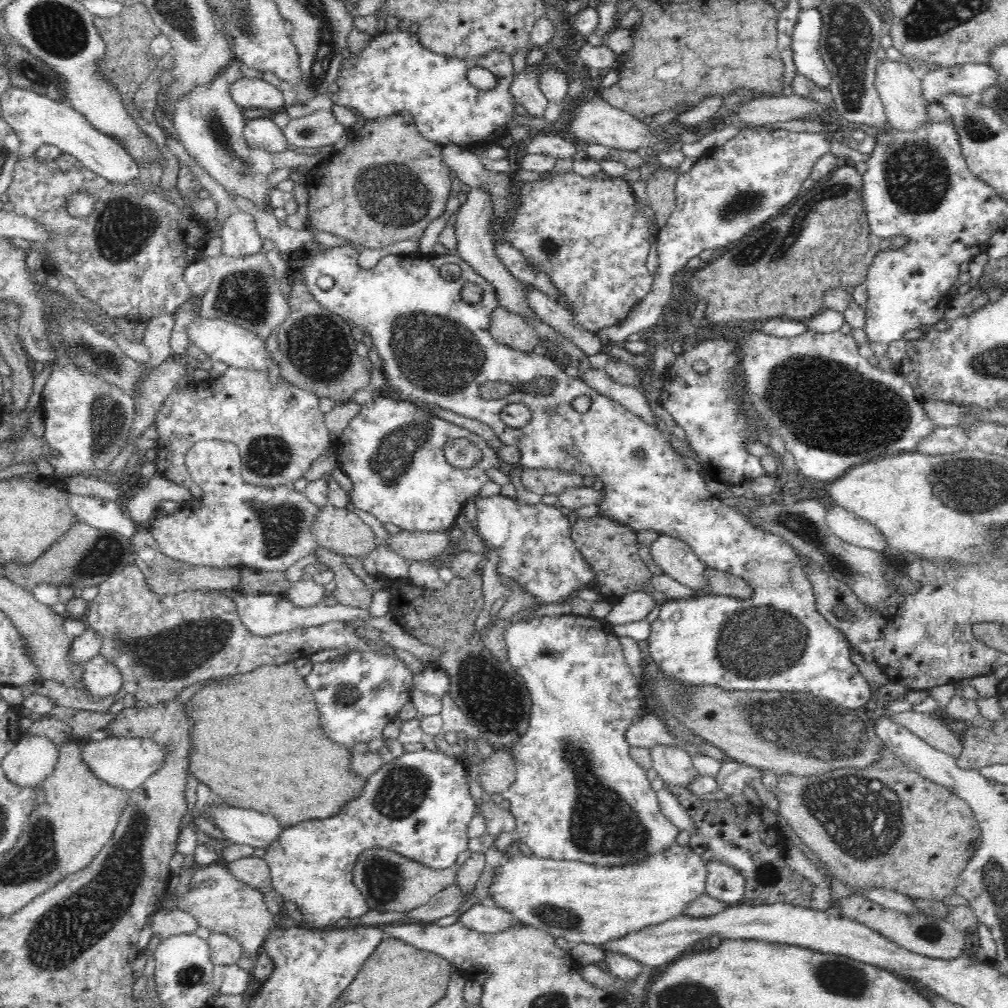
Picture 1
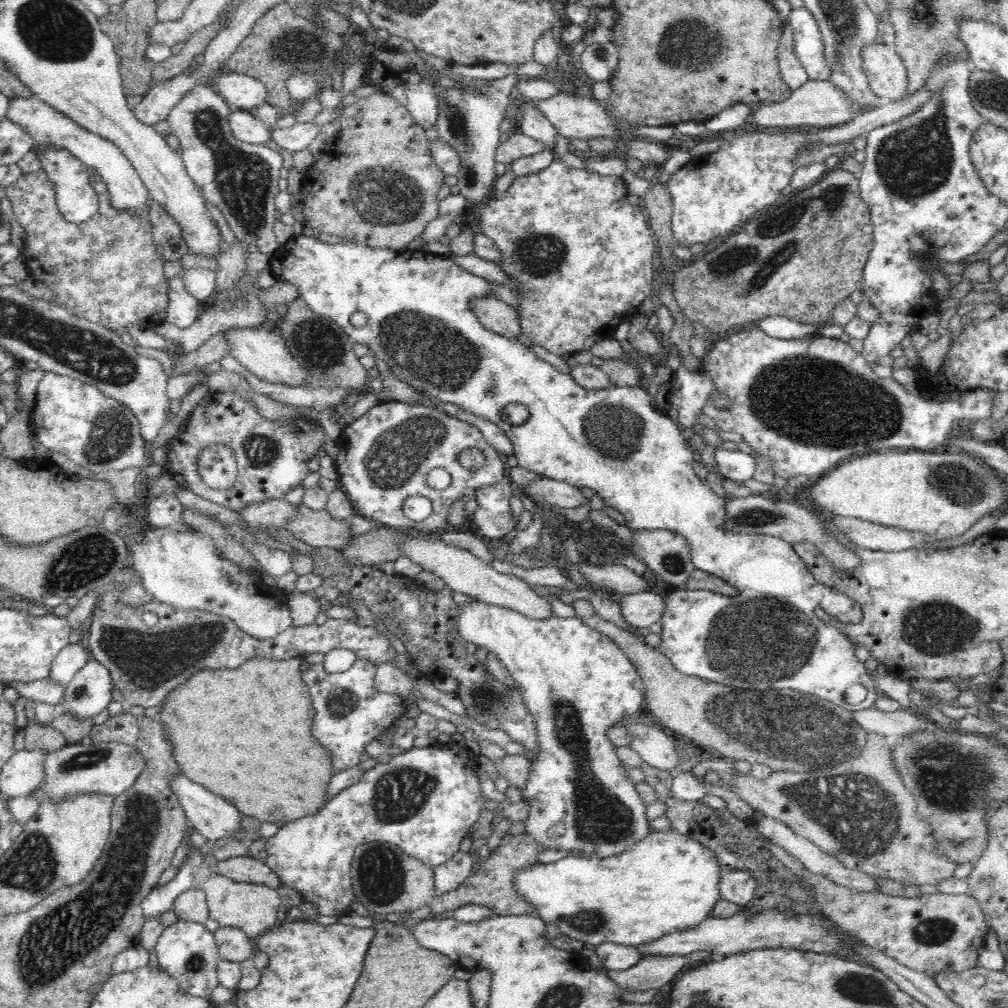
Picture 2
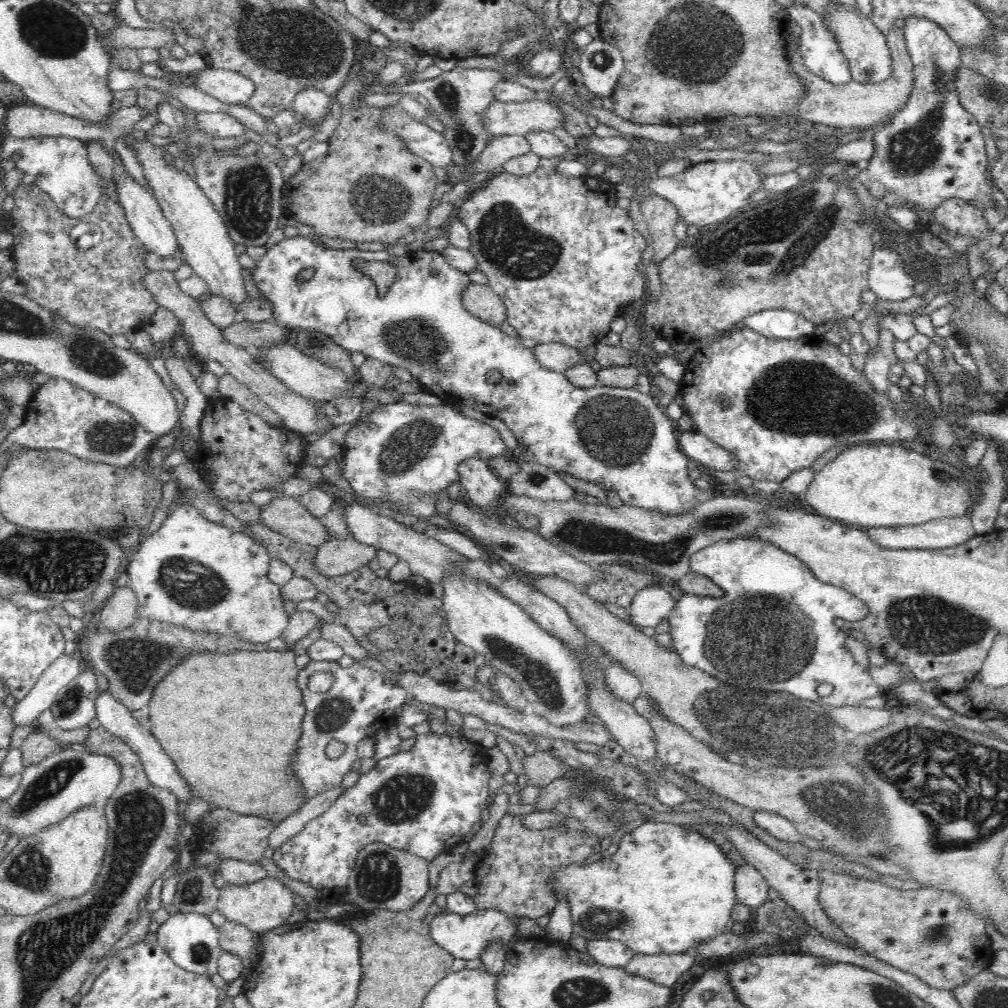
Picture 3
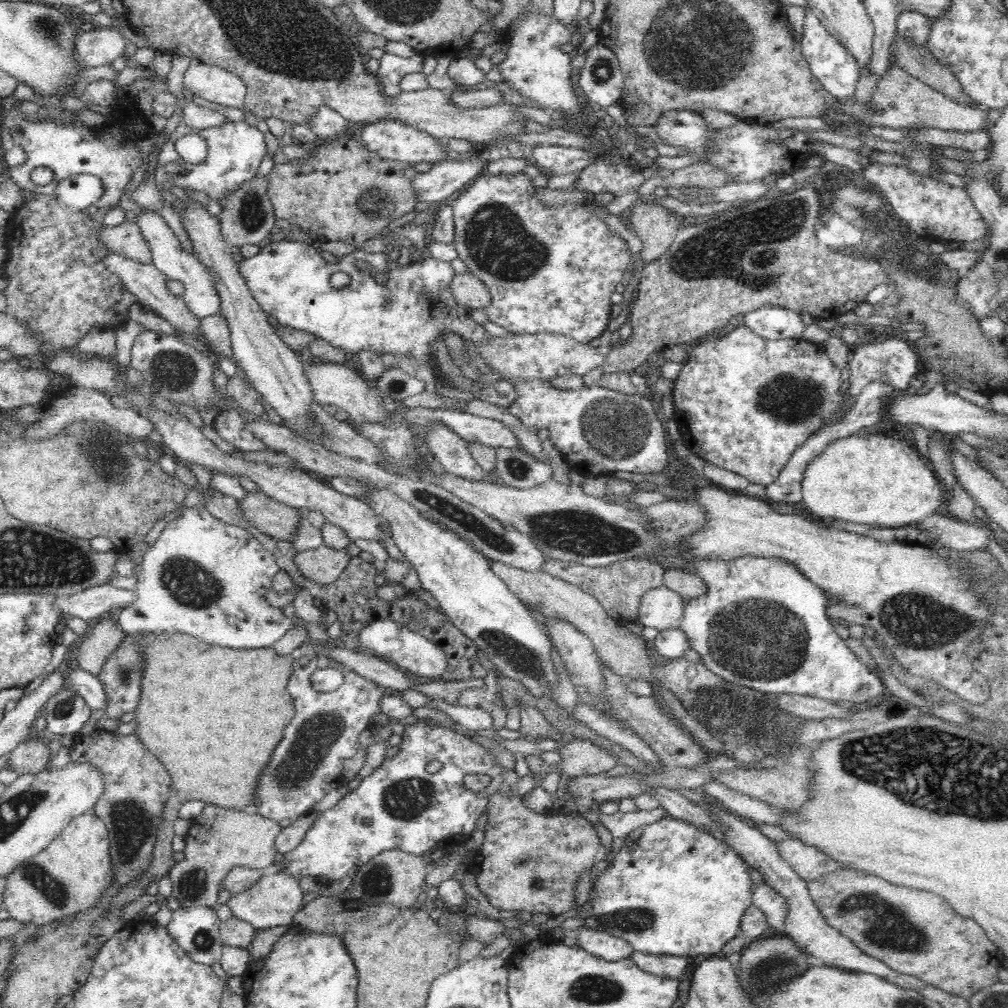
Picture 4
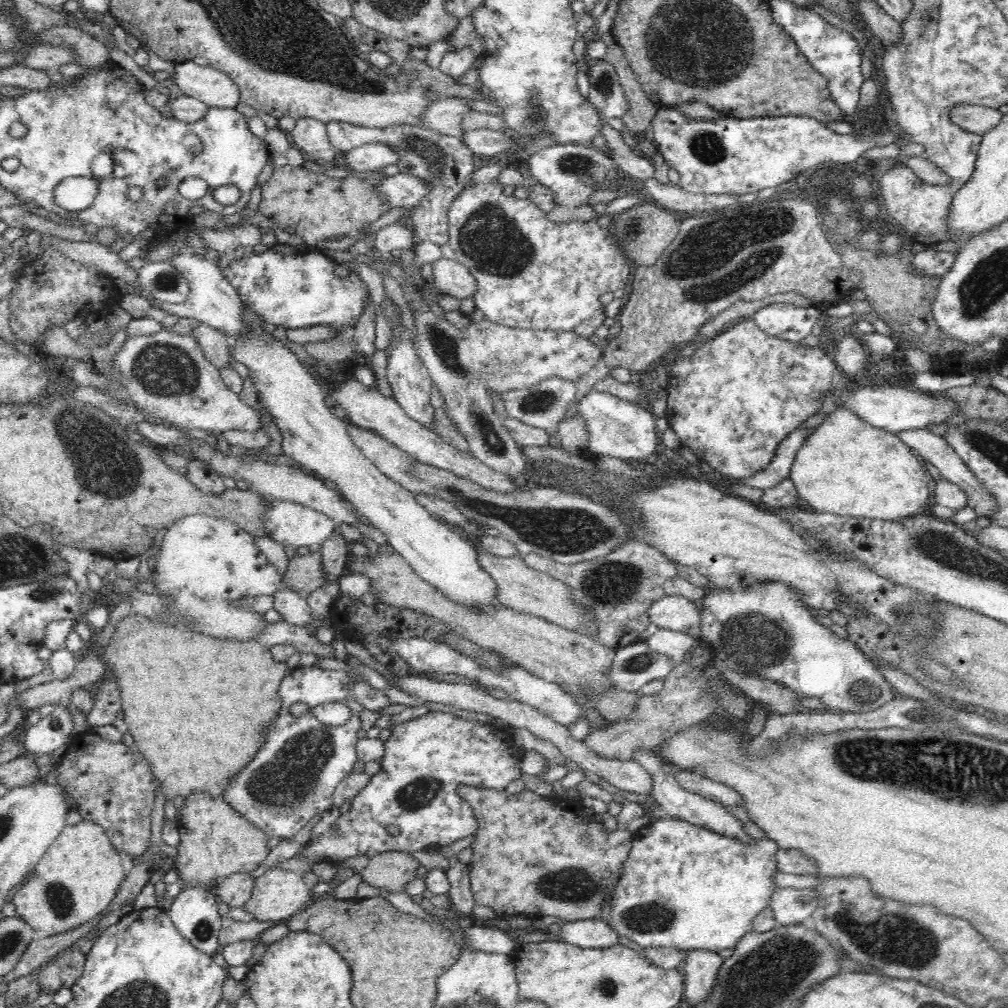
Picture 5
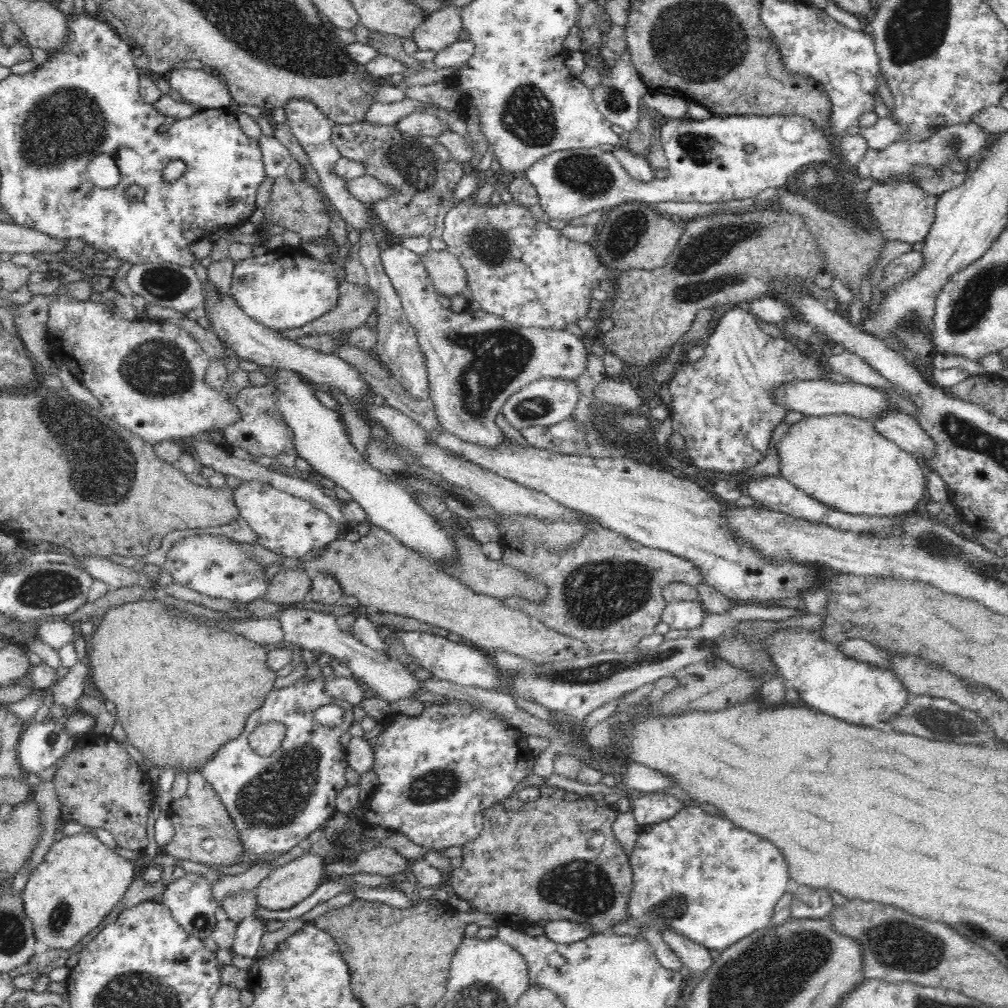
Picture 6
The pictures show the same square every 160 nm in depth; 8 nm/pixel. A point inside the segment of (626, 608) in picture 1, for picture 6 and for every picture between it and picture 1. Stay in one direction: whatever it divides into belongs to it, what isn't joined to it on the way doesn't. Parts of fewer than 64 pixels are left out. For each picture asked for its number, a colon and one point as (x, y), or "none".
2: (642, 609)
3: (650, 606)
4: (661, 608)
5: (671, 612)
6: (681, 615)

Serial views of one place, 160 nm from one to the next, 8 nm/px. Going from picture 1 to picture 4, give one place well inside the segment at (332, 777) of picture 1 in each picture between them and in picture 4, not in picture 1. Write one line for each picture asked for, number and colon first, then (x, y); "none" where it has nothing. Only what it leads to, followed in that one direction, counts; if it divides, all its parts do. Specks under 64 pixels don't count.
2: (246, 735)
3: (228, 722)
4: (213, 715)

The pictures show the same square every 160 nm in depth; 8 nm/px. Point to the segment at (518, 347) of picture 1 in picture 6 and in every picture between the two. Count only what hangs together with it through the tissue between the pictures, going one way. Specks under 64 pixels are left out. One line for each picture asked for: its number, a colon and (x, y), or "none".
2: (498, 317)
3: (479, 299)
4: (471, 293)
5: (451, 278)
6: (449, 277)

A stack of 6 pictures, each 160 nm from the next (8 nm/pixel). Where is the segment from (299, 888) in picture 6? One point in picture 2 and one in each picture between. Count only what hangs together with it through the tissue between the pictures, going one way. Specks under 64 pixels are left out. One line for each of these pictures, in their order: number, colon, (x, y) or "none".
2: (253, 909)
3: (263, 905)
4: (274, 900)
5: (280, 892)

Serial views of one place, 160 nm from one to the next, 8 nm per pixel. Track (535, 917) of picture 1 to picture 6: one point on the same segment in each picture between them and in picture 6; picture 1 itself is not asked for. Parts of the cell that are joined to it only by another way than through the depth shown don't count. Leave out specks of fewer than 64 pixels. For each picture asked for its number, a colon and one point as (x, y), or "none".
2: (668, 881)
3: (665, 889)
4: (674, 889)
5: (682, 886)
6: (698, 873)

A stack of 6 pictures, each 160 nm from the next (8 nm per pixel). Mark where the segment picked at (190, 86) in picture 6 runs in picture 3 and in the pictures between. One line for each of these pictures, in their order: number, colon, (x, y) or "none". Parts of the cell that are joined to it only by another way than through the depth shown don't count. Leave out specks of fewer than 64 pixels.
3: (231, 87)
4: (211, 82)
5: (215, 88)

